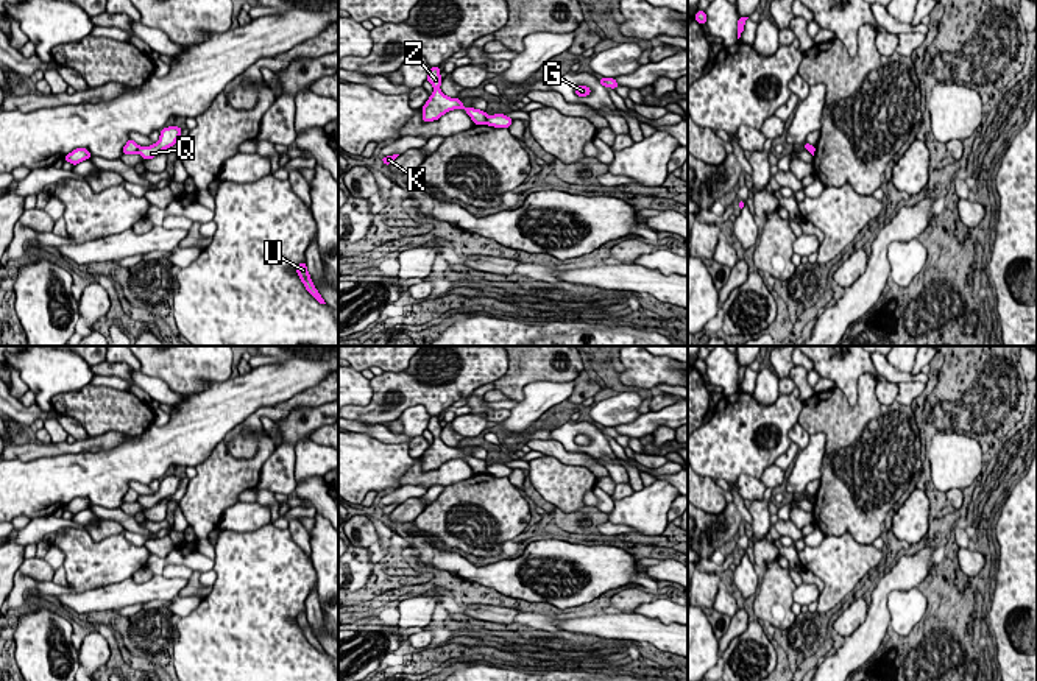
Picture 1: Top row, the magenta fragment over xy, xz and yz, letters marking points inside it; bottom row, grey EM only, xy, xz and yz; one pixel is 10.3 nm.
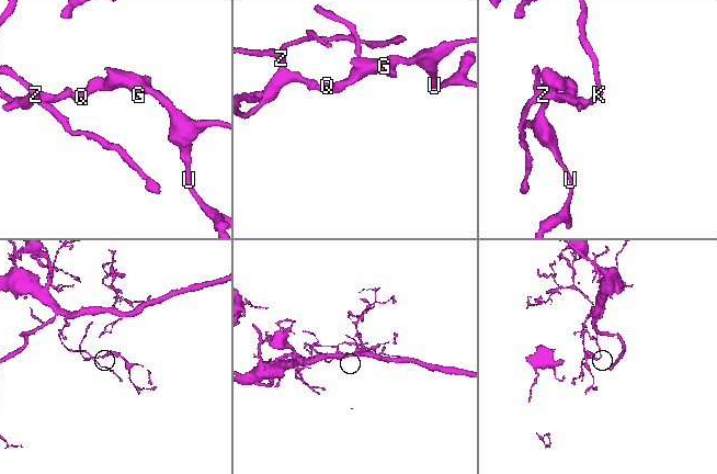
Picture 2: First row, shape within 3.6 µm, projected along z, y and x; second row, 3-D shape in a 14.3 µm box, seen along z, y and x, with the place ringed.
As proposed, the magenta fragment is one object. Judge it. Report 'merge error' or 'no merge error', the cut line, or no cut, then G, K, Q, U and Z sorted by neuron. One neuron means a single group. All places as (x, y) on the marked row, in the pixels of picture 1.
merge error; cut in xz along (485, 117), (487, 123); G Q U / K Z

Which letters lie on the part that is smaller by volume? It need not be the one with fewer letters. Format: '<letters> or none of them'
G, Q, U

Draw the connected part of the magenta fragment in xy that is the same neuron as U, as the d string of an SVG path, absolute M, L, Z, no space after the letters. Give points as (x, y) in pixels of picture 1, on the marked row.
M306 262L299 263L296 268L296 273L299 276L299 279L303 281L306 290L320 302L320 304L326 304L324 299L321 298L321 295L317 291L317 288L312 284L310 274L307 273L307 266Z

